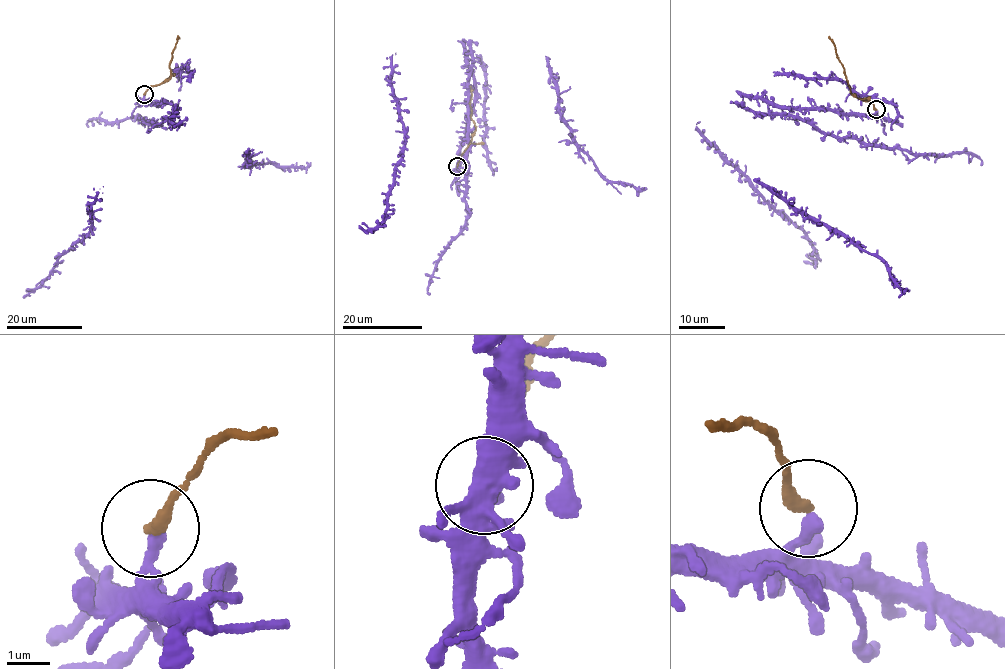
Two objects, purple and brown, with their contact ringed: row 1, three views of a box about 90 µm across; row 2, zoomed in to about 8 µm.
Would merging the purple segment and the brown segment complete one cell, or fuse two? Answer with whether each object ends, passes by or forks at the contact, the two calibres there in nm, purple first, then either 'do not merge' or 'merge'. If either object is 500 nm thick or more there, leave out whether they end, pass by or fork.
purple ends; brown ends; calibres 280 and 300 nm; do not merge

